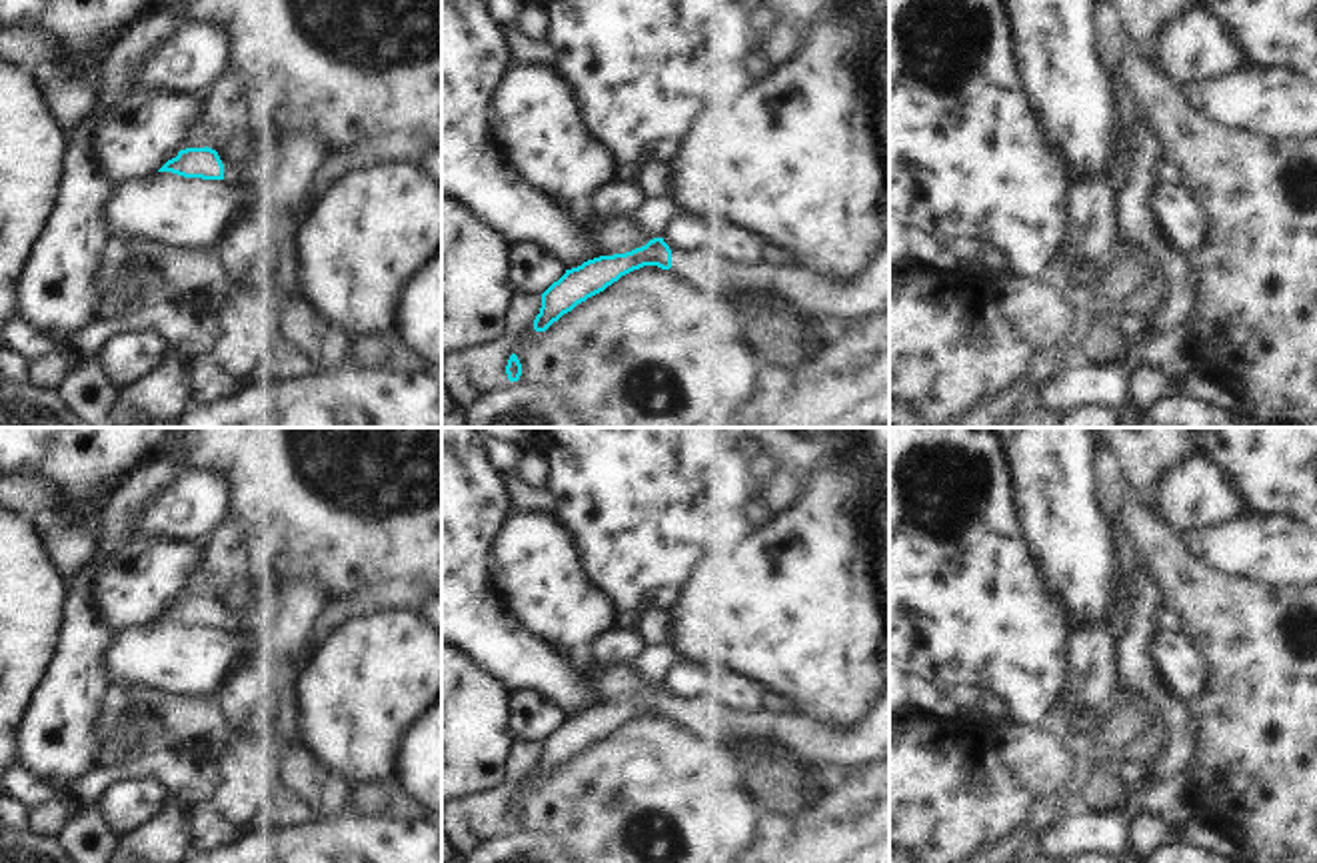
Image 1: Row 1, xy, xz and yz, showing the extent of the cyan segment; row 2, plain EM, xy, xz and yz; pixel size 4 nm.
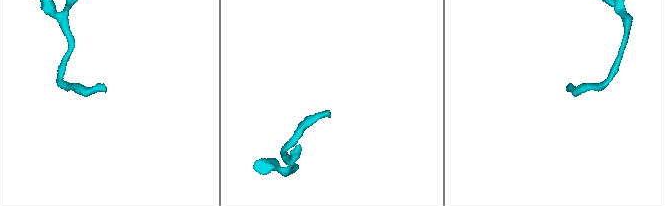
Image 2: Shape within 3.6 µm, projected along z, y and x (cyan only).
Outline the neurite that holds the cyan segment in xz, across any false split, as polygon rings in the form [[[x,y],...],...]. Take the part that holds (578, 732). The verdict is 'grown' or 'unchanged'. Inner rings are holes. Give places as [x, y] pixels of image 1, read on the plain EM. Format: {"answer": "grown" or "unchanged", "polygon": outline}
{"answer": "grown", "polygon": [[[654,685],[632,699],[600,703],[566,717],[542,741],[534,777],[546,779],[578,751],[644,713],[671,715],[687,729],[711,739],[725,737],[735,745],[751,737],[781,739],[803,757],[843,767],[861,769],[889,761],[889,687],[859,725],[833,725],[779,703],[757,713],[743,713],[721,697],[703,697],[699,701],[671,699],[663,685]]]}

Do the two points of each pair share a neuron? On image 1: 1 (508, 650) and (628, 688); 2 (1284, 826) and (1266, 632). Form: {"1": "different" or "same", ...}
{"1": "different", "2": "same"}

